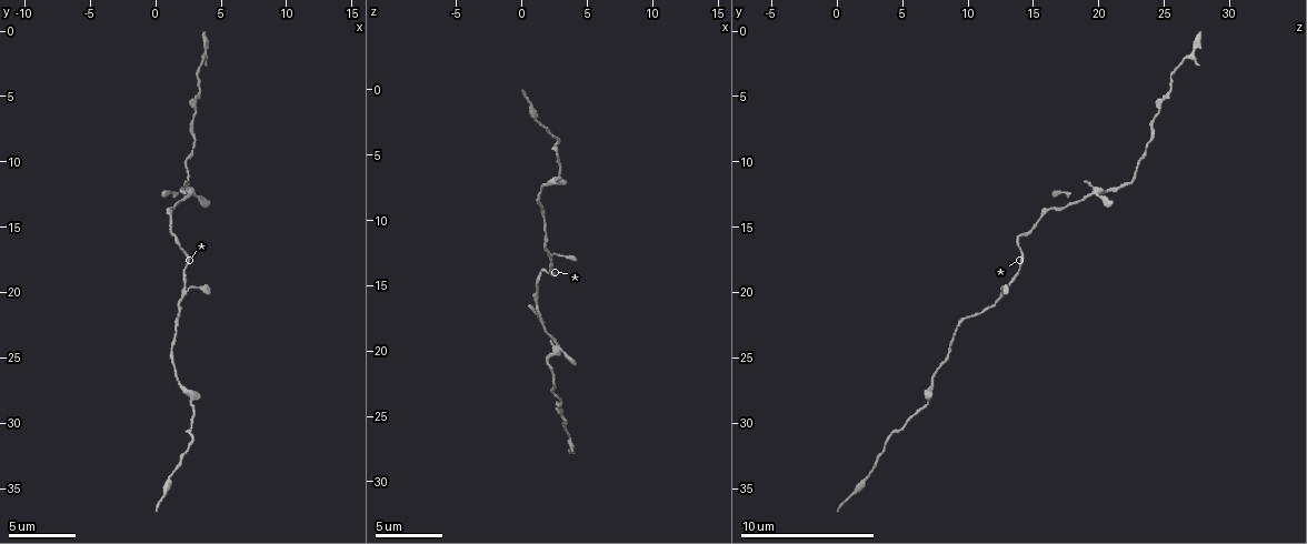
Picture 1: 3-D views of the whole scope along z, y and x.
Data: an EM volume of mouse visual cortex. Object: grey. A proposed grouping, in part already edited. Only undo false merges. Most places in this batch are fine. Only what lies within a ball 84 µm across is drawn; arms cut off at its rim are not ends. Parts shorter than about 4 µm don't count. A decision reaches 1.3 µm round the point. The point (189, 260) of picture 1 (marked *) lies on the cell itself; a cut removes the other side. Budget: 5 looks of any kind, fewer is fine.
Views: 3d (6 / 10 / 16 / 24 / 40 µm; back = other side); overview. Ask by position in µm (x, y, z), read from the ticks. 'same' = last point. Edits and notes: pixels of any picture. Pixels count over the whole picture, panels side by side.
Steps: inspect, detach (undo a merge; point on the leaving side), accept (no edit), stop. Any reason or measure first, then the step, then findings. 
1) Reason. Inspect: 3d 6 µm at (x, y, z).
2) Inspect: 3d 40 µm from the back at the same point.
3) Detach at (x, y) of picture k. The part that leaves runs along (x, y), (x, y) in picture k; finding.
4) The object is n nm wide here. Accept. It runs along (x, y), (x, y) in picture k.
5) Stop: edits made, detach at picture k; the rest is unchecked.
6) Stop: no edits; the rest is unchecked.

Sudden change in width. Inspect: 3d 10 µm at (1.2, 13.6, 17.2).

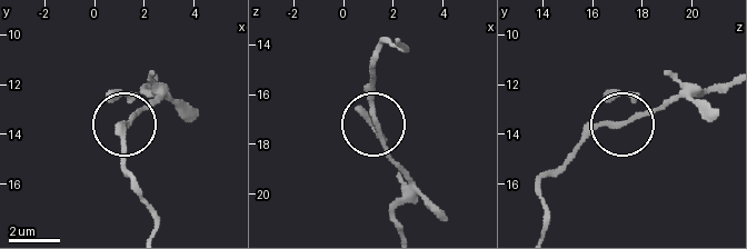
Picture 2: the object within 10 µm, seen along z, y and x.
3 arms meet here. Accept. It runs along (156, 220), (128, 171), (126, 132), (156, 97) in picture 2; one cell here.

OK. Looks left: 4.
Inspect: 3d 10 µm at (3.0, 6.6, 24.2).

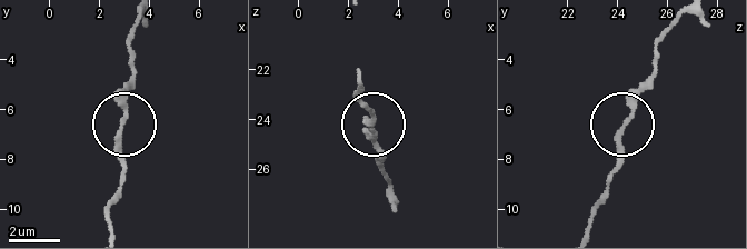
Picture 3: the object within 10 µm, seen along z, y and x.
Accept. One cell here.

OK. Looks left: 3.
Three-way junction. Inspect: 3d 6 µm at (3.6, 2.2, 26.4).

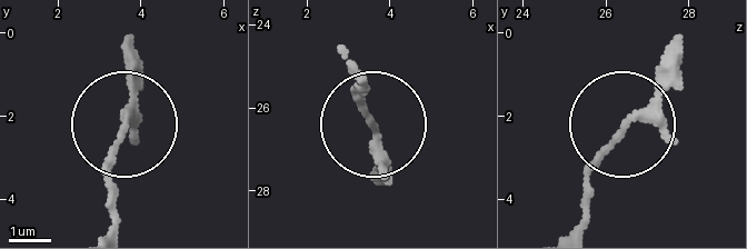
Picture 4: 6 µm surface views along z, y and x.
Inspect: 3d 6 µm from the back at (3.55, 2.15, 26.50).

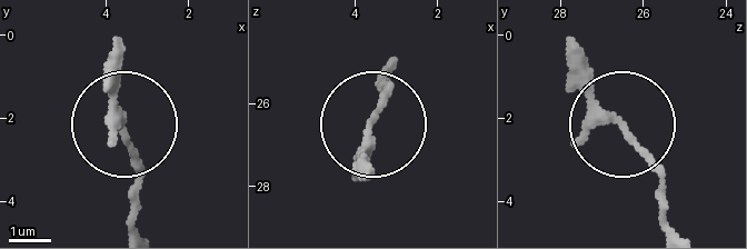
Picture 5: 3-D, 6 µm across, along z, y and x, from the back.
3 arms meet here. Accept. It runs along (386, 71), (361, 173) in picture 5; continuous, no second cell.

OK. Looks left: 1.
Stop: no edits; the rest is unchecked.

